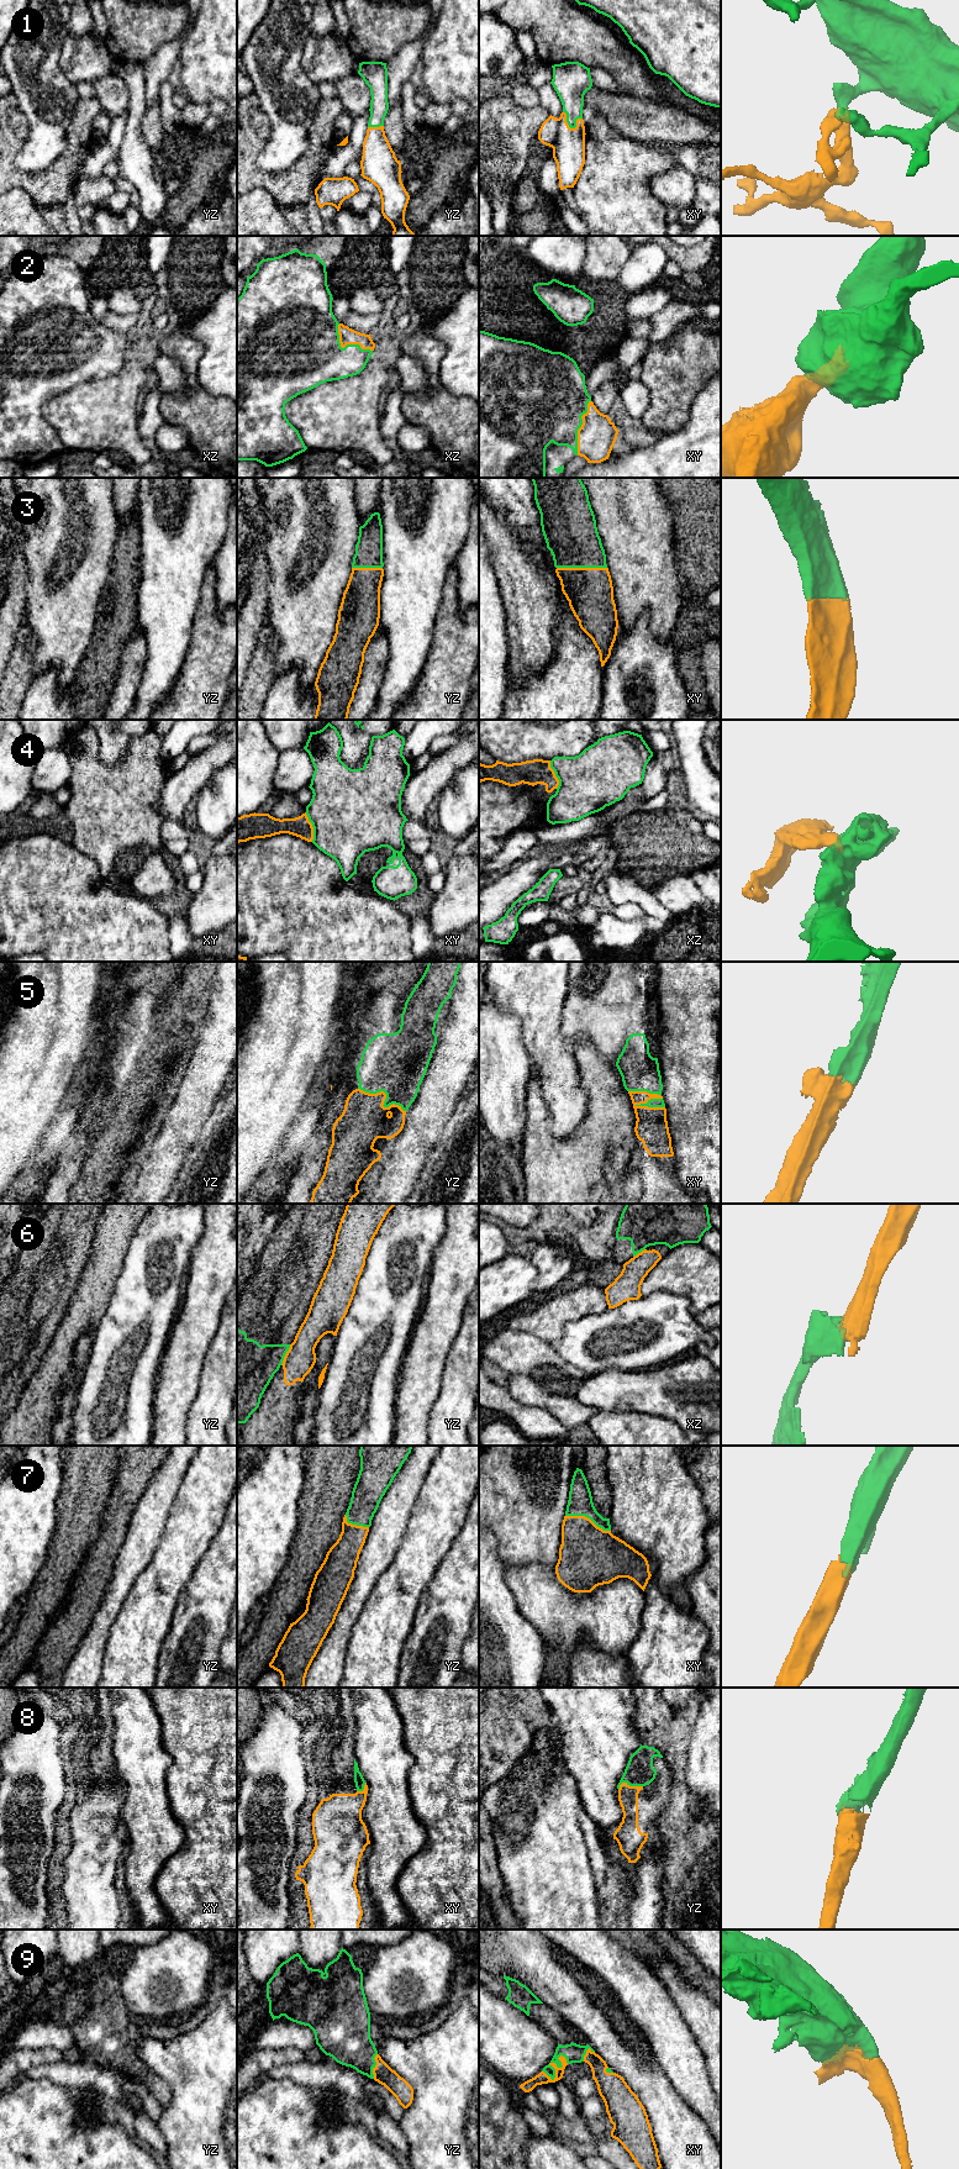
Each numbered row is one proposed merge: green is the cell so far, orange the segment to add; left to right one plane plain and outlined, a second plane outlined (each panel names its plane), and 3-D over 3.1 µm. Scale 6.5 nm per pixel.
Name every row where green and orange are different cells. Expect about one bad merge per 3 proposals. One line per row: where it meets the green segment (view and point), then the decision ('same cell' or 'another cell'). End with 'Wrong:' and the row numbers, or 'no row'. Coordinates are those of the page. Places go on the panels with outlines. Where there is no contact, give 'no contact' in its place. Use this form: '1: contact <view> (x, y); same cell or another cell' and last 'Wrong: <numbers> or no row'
1: contact xy (567, 121); same cell
2: contact xy (580, 426); same cell
3: contact xy (581, 567); same cell
4: contact xy (312, 826); same cell
5: contact xy (659, 1099); same cell
6: contact yz (285, 1353); another cell
7: contact xy (588, 1517); same cell
8: contact yz (628, 1784); same cell
9: contact xy (551, 2065); same cell
Wrong: 6

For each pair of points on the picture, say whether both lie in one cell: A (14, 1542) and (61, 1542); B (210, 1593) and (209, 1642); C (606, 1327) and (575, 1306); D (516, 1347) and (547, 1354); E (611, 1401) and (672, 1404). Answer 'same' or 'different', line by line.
A: different
B: same
C: different
D: same
E: same

